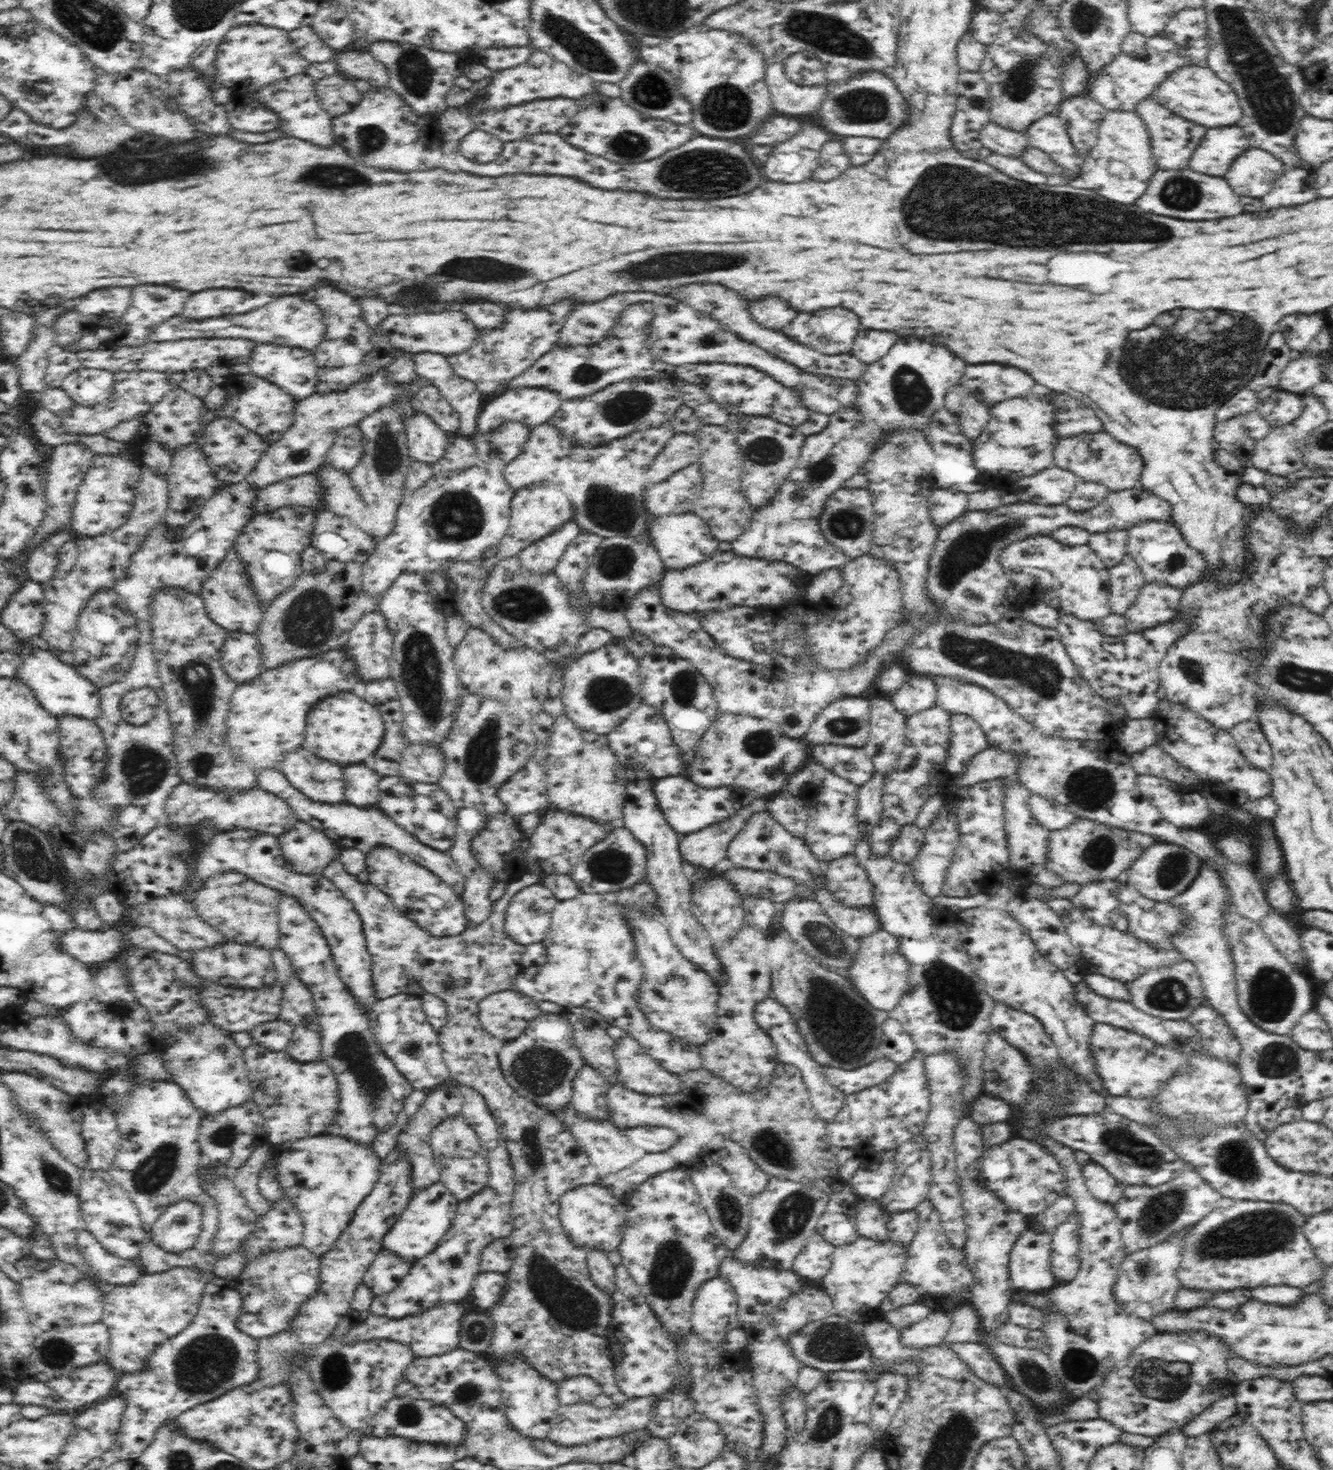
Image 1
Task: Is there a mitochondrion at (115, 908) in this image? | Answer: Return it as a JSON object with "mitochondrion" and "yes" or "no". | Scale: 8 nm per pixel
{"mitochondrion":"no"}

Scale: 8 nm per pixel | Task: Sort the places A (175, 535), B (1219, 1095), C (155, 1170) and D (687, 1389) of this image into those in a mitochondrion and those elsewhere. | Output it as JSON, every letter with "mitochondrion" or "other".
{"A":"other","B":"other","C":"mitochondrion","D":"other"}

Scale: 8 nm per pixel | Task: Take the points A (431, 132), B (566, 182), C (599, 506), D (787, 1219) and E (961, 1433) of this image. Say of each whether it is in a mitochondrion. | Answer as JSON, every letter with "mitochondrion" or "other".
{"A":"other","B":"other","C":"mitochondrion","D":"mitochondrion","E":"mitochondrion"}

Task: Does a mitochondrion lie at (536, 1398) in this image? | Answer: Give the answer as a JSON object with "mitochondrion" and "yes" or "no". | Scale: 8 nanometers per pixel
{"mitochondrion":"yes"}

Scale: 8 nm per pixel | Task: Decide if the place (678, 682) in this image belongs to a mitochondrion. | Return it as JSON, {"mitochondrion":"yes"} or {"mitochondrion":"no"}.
{"mitochondrion":"yes"}

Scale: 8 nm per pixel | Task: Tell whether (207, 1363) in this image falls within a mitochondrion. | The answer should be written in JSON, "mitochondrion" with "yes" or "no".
{"mitochondrion":"yes"}

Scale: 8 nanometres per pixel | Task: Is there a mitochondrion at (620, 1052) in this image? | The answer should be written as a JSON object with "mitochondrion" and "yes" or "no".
{"mitochondrion":"no"}

